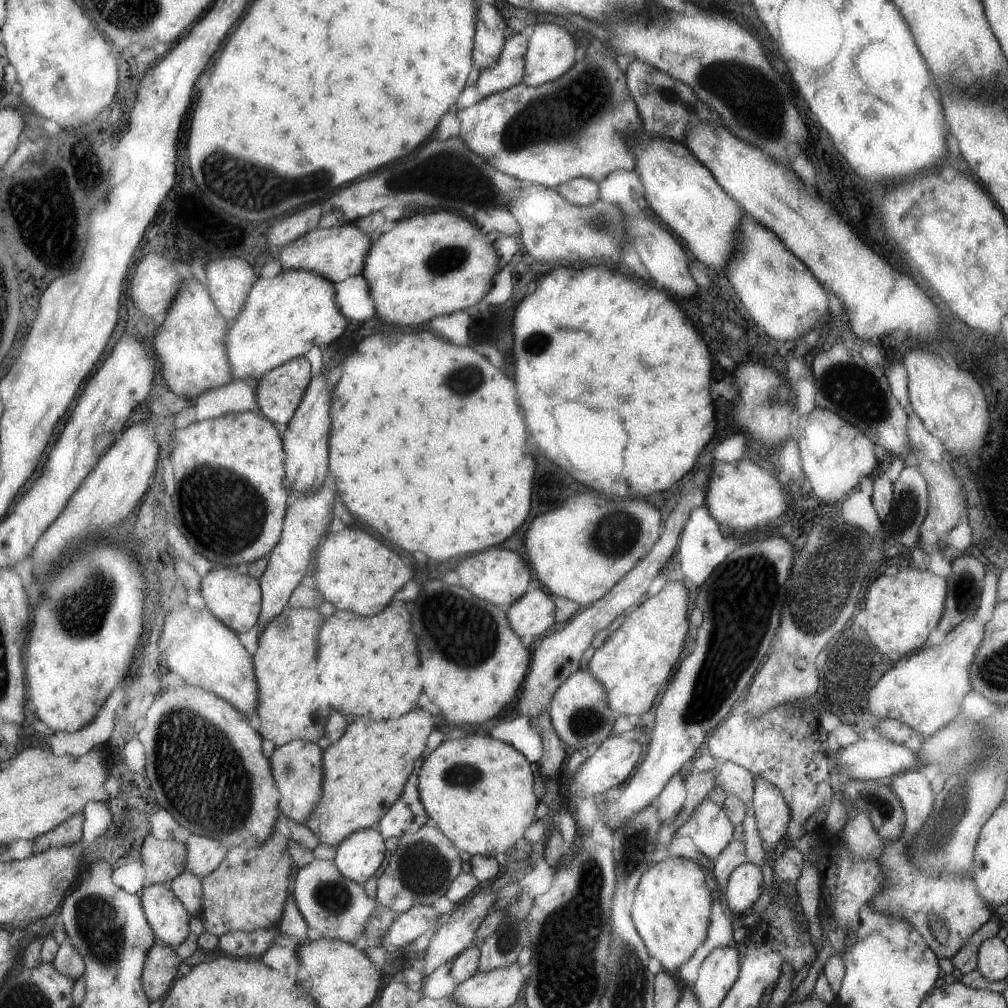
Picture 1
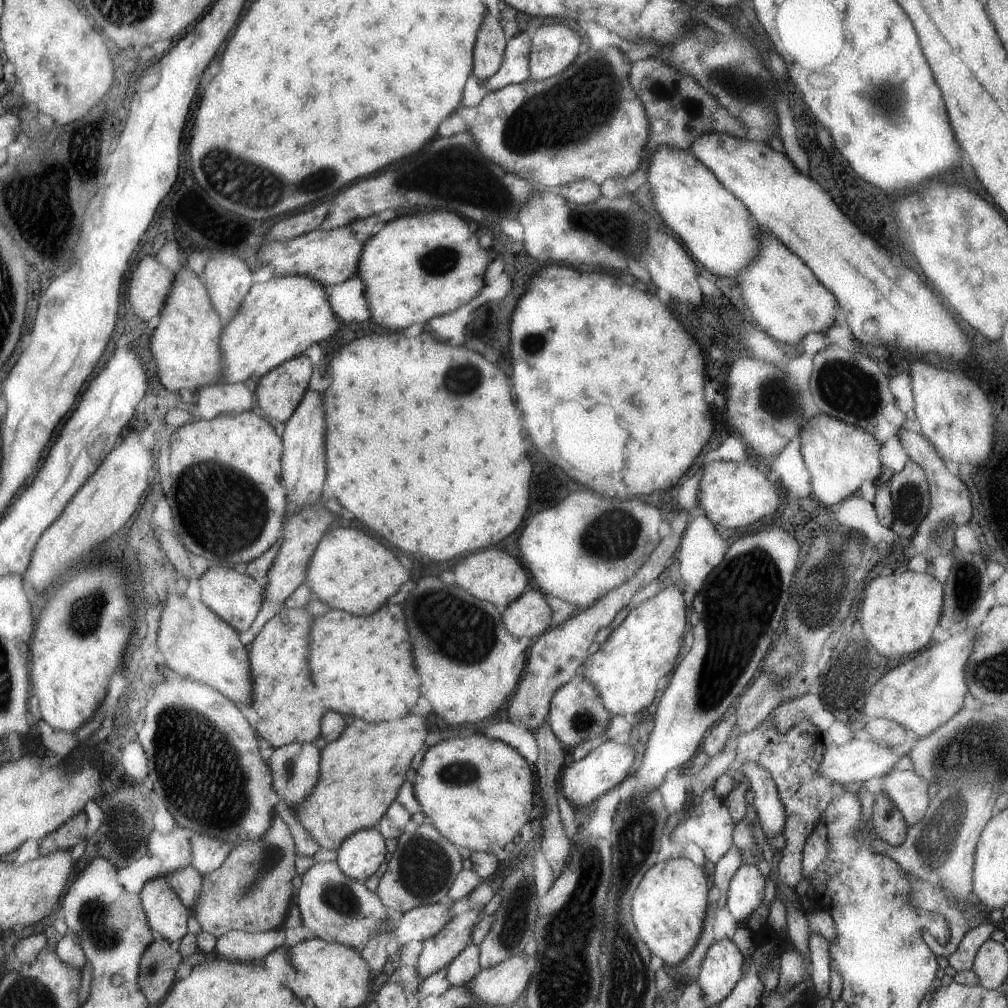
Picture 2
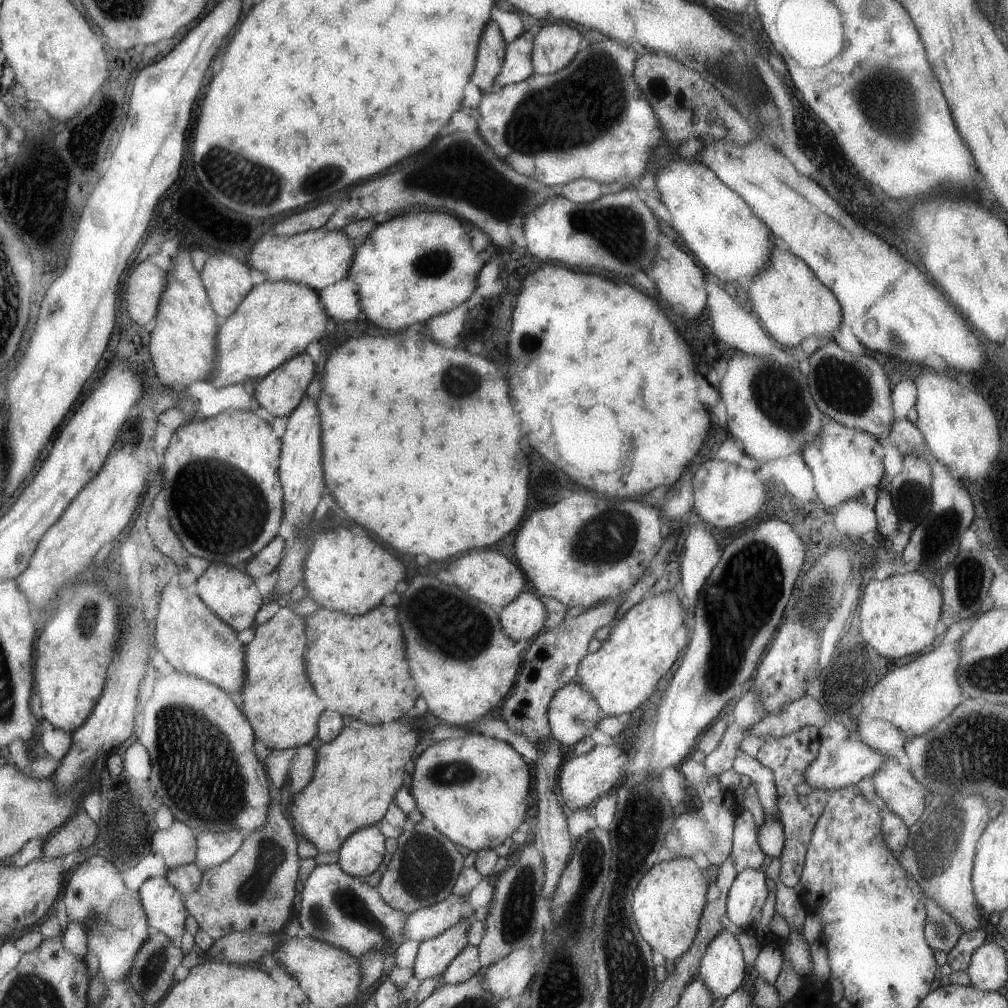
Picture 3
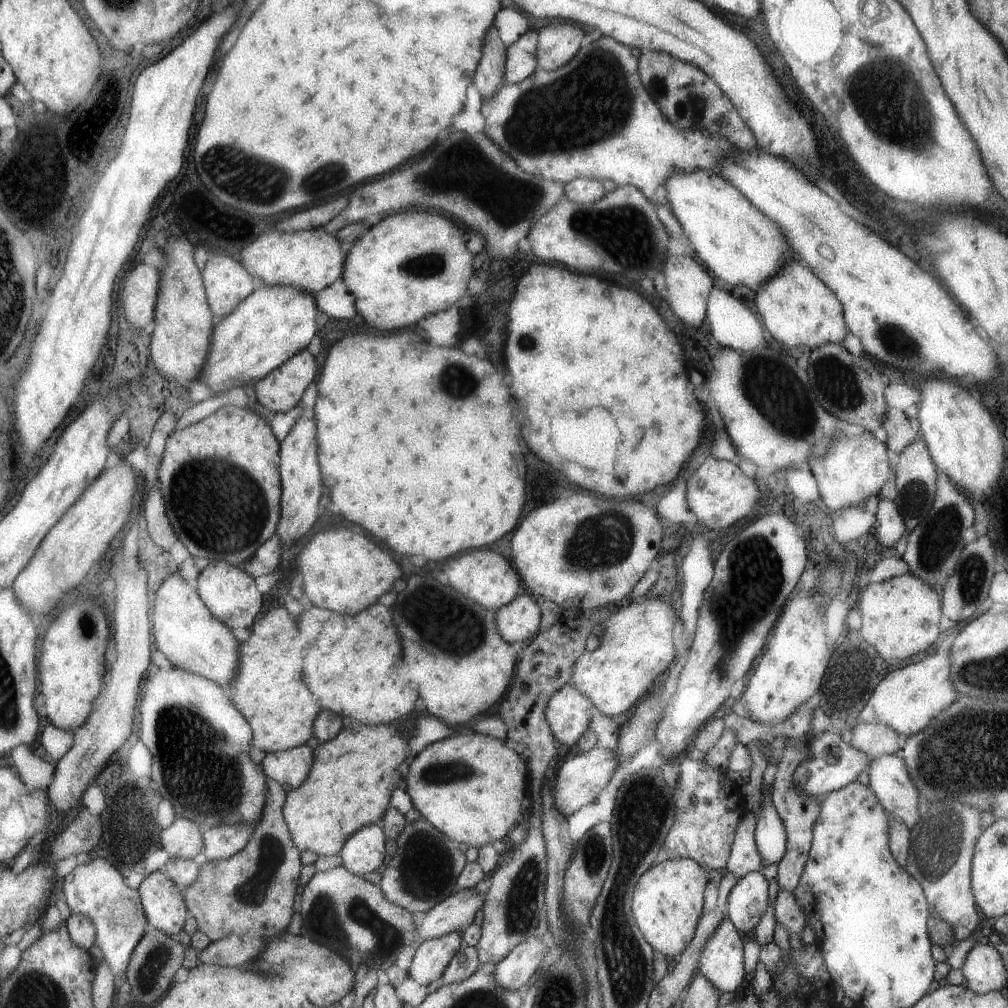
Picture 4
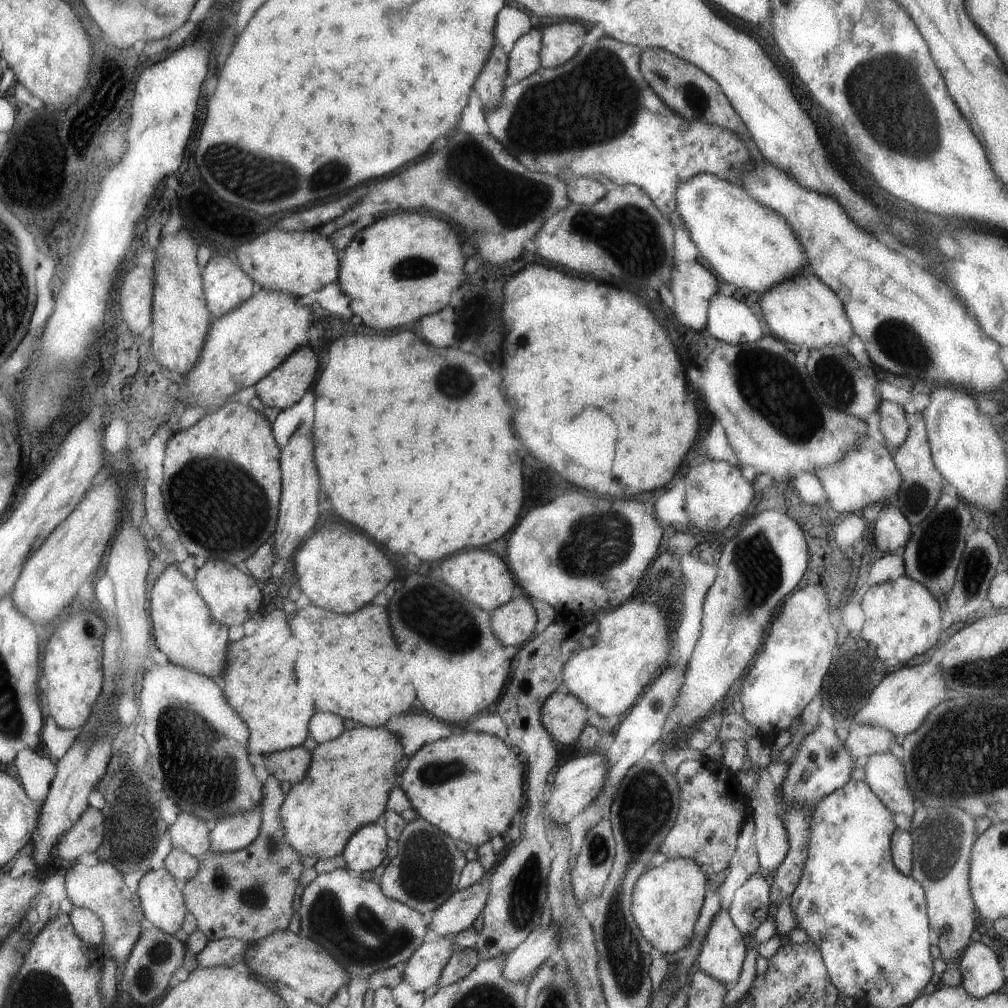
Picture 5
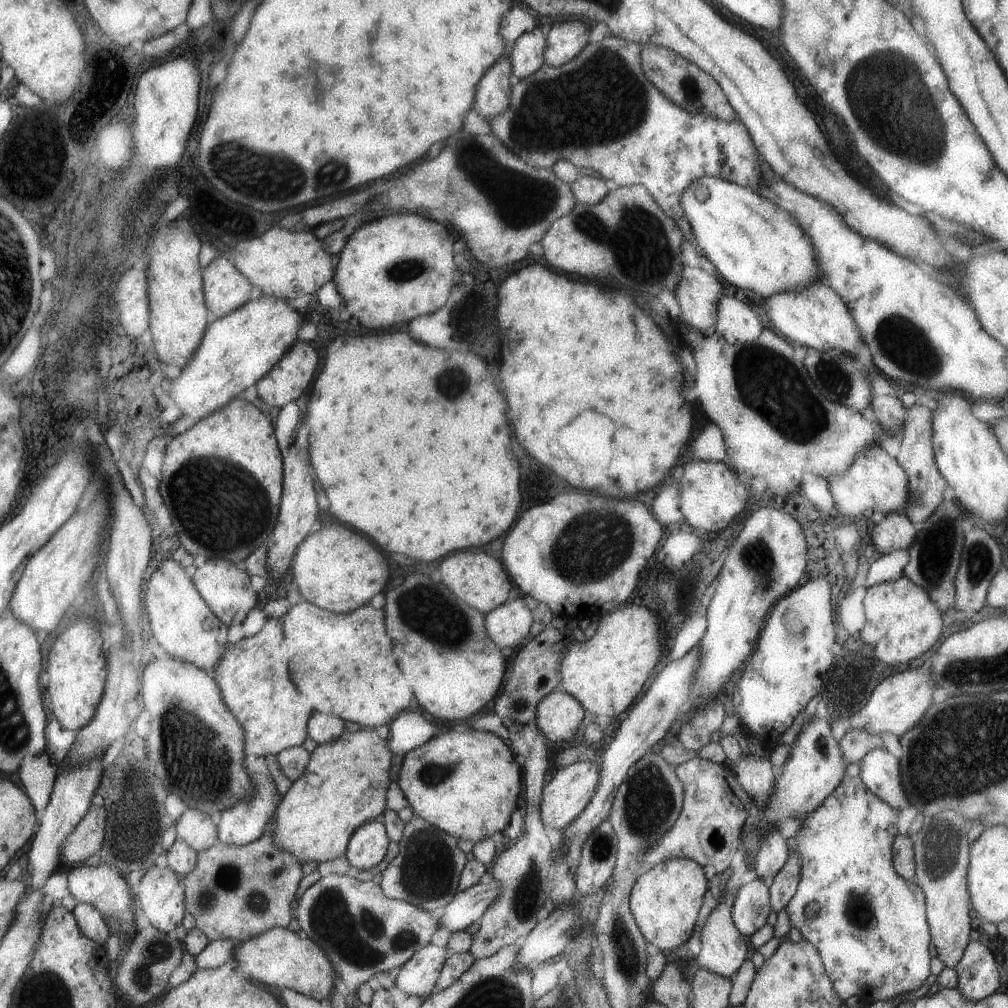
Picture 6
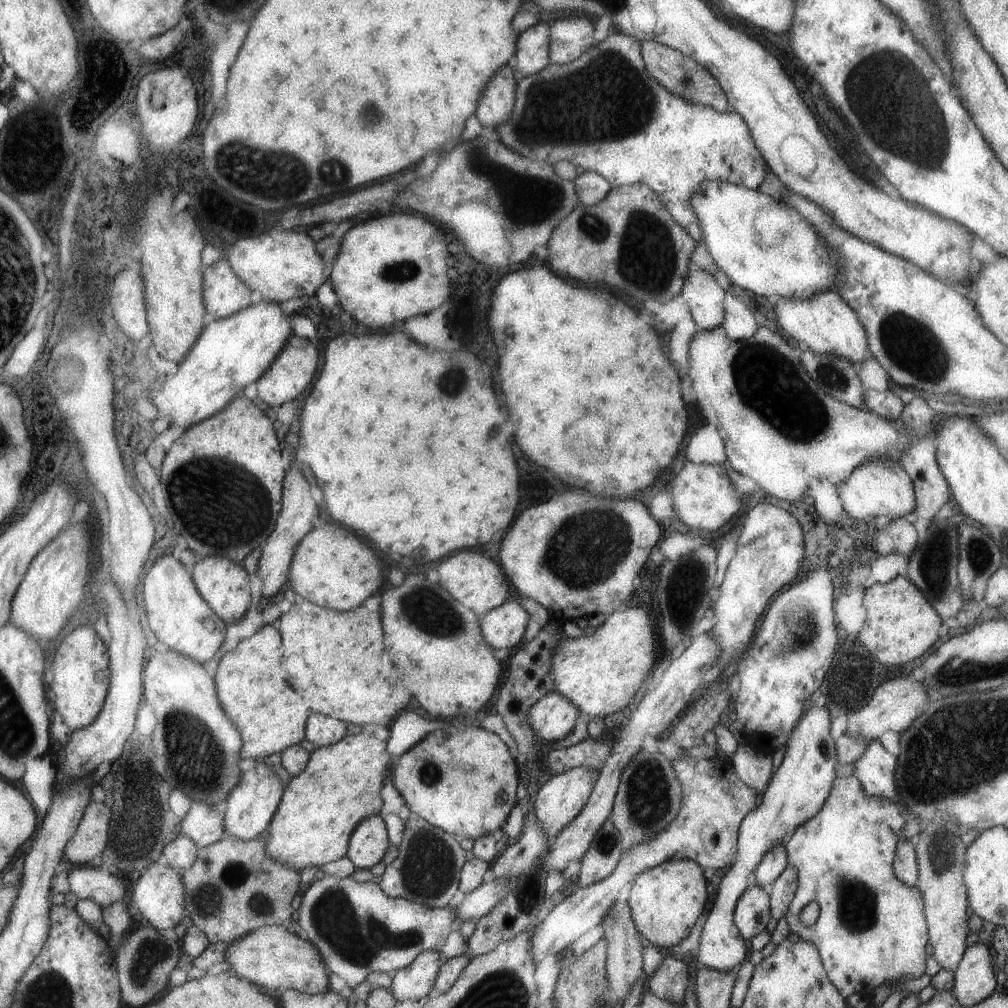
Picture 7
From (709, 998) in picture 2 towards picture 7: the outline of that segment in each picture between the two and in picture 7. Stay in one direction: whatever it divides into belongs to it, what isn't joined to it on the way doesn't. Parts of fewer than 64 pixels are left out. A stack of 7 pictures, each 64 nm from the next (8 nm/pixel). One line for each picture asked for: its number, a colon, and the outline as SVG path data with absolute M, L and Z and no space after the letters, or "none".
3: M723 930L709 942L707 950L703 952L697 976L715 1000L727 998L743 984L745 962L741 946L731 932Z
4: M721 920L715 932L707 938L699 956L699 974L705 976L719 992L737 992L743 986L745 960L743 960L743 934L729 922Z
5: M719 910L701 940L701 950L695 968L711 974L727 988L739 978L741 964L745 962L745 936L735 928L729 910Z
6: M737 890L727 892L727 894L719 894L717 906L711 910L711 914L707 916L707 922L701 930L701 952L697 954L691 968L707 968L707 970L711 970L719 976L735 978L735 972L745 962L747 944L743 940L743 934L735 928L733 918L731 918L731 910L733 910L733 904L735 904L735 894L737 894Z
7: M813 704L791 730L789 740L785 744L785 756L781 760L781 766L773 772L765 792L759 794L757 808L753 808L739 826L735 862L725 870L725 876L717 886L713 904L709 906L707 920L701 930L699 954L691 962L693 966L729 972L729 970L737 970L739 964L743 964L743 960L747 958L747 946L745 946L745 938L735 926L733 912L737 908L741 894L749 888L745 884L747 882L745 878L751 872L755 872L755 868L763 862L767 852L771 852L775 846L783 842L783 836L789 828L799 828L821 810L821 806L825 804L825 798L831 792L837 768L839 768L839 762L837 762L835 738L831 736L829 710L825 706L817 708Z

